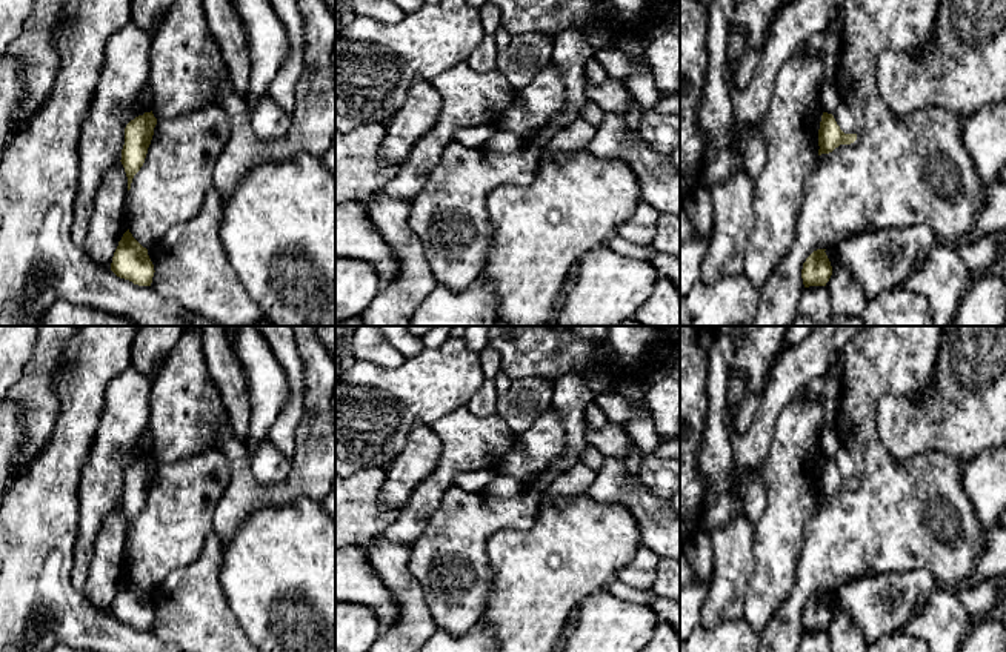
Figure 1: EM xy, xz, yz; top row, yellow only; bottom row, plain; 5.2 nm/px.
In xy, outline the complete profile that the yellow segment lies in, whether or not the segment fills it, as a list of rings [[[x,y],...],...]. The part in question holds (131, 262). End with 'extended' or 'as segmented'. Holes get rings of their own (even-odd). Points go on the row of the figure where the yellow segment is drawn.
[[[129,232],[123,234],[114,252],[111,271],[125,280],[138,286],[151,286],[154,277],[154,264],[143,248]]]; as segmented

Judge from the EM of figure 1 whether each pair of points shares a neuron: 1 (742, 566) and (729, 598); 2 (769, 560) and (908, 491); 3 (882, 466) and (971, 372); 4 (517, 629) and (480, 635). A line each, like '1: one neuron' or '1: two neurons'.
1: one neuron
2: two neurons
3: two neurons
4: two neurons

